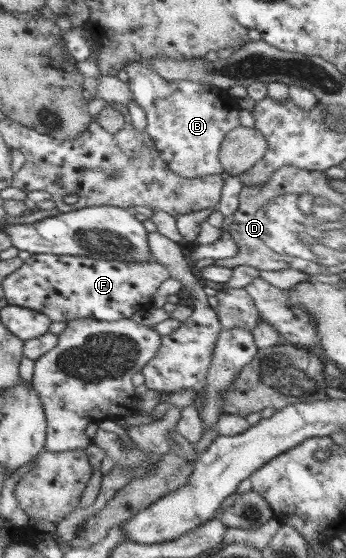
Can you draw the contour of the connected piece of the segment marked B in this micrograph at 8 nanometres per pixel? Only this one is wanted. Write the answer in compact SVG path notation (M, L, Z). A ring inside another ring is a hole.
M144 62L126 64L124 69L134 103L146 112L145 132L153 138L160 157L166 160L168 167L190 179L224 174L219 151L226 134L241 125L237 98L225 89L208 84L188 80L166 81Z

